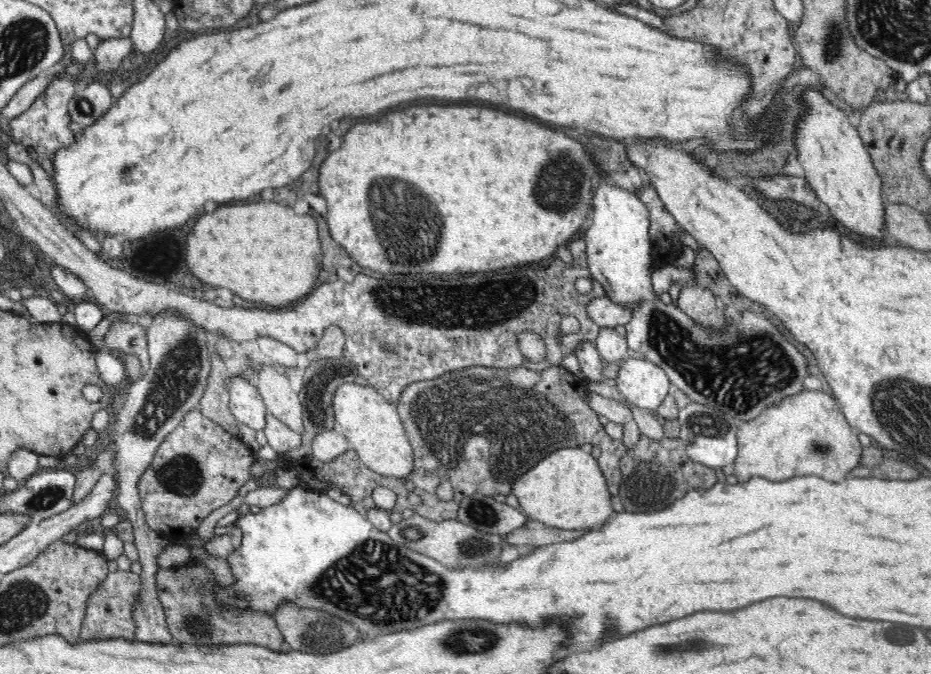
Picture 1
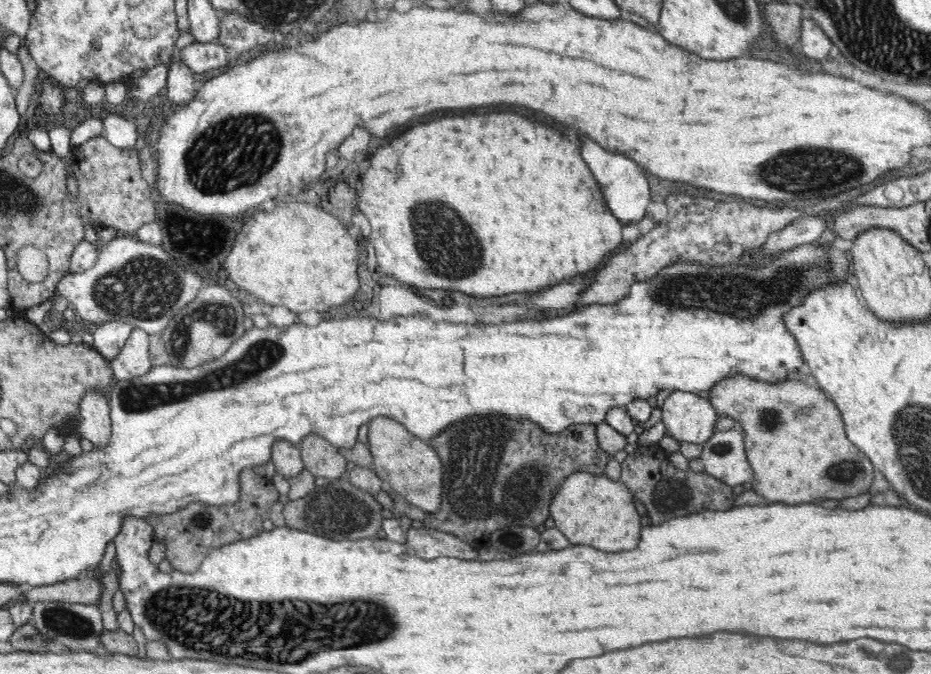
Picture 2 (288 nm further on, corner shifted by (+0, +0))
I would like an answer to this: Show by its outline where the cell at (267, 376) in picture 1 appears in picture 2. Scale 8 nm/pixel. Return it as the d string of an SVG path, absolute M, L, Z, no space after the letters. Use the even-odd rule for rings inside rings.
M314 434L308 436L300 446L300 454L306 470L312 472L314 478L328 478L330 482L338 482L348 474L348 460L340 456L340 452L324 438L318 438Z

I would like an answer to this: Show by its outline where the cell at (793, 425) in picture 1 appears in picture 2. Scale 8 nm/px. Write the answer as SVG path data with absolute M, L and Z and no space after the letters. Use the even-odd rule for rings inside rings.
M732 376L720 380L708 394L714 410L738 422L744 428L746 458L754 470L752 490L770 504L818 504L822 500L844 500L860 494L868 494L874 484L874 464L846 434L846 424L834 402L820 390L810 388L804 380L788 380L782 384L764 384L750 380L748 376Z

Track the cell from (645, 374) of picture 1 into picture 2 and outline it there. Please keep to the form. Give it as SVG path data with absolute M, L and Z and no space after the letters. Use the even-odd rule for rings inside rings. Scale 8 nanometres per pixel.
M678 392L664 402L662 422L668 428L668 436L676 438L680 444L690 442L704 446L718 432L720 414L714 410L712 402L700 398L692 392Z

